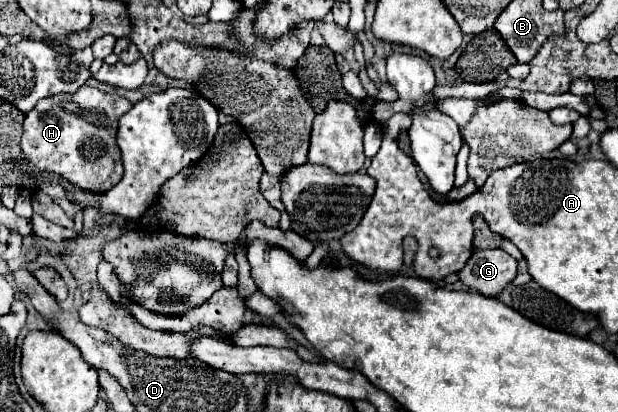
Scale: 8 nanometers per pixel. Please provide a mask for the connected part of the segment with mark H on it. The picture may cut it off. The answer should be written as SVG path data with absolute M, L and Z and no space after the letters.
M87 85L79 87L75 93L47 97L25 117L21 139L23 157L35 171L51 171L79 189L105 193L123 177L121 151L115 137L117 123L129 109L131 103L127 99L101 93Z

